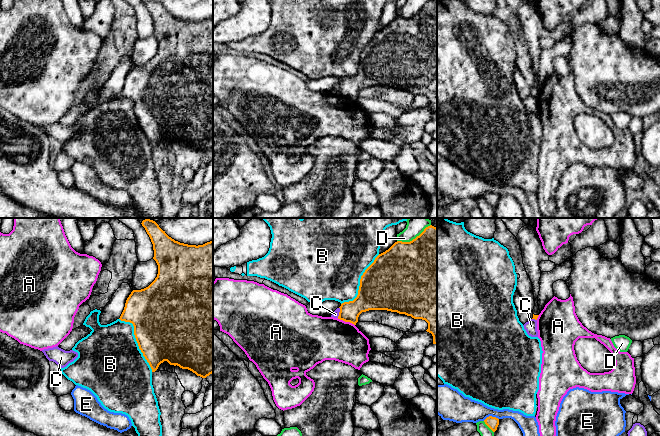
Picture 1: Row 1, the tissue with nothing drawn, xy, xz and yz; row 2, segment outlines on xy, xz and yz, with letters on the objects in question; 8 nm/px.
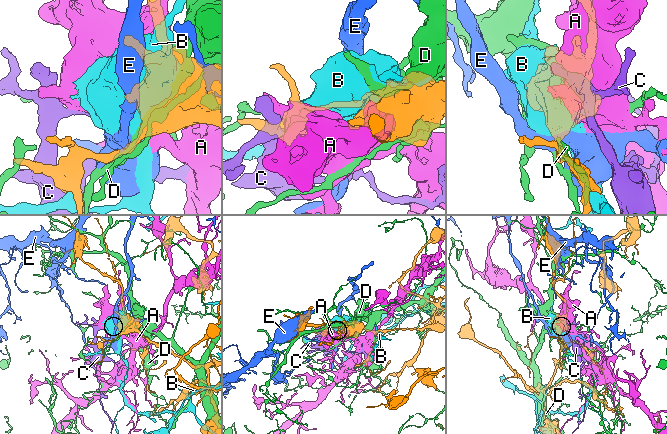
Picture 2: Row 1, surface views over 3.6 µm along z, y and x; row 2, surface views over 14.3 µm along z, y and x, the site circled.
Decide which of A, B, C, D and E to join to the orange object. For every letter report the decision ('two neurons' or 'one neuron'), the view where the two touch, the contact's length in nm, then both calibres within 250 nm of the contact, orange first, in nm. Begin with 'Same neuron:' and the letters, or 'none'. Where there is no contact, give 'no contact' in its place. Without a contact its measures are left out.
Same neuron: none
A: two neurons | xz | 160 nm | 180/360 nm
B: two neurons | xy | 500 nm | 500/480 nm
C: two neurons | xz | 90 nm | 180/60 nm
D: two neurons | xz | 300 nm | 500/170 nm
E: two neurons | yz | 130 nm | 100/220 nm

